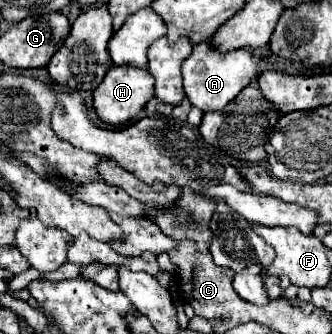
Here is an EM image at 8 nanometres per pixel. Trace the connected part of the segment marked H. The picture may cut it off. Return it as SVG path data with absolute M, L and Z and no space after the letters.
M113 65L113 67L109 67L109 73L101 81L101 85L93 91L93 107L101 121L105 121L109 125L121 125L121 123L137 117L139 111L145 107L145 103L151 97L153 97L153 77L149 77L147 69Z

